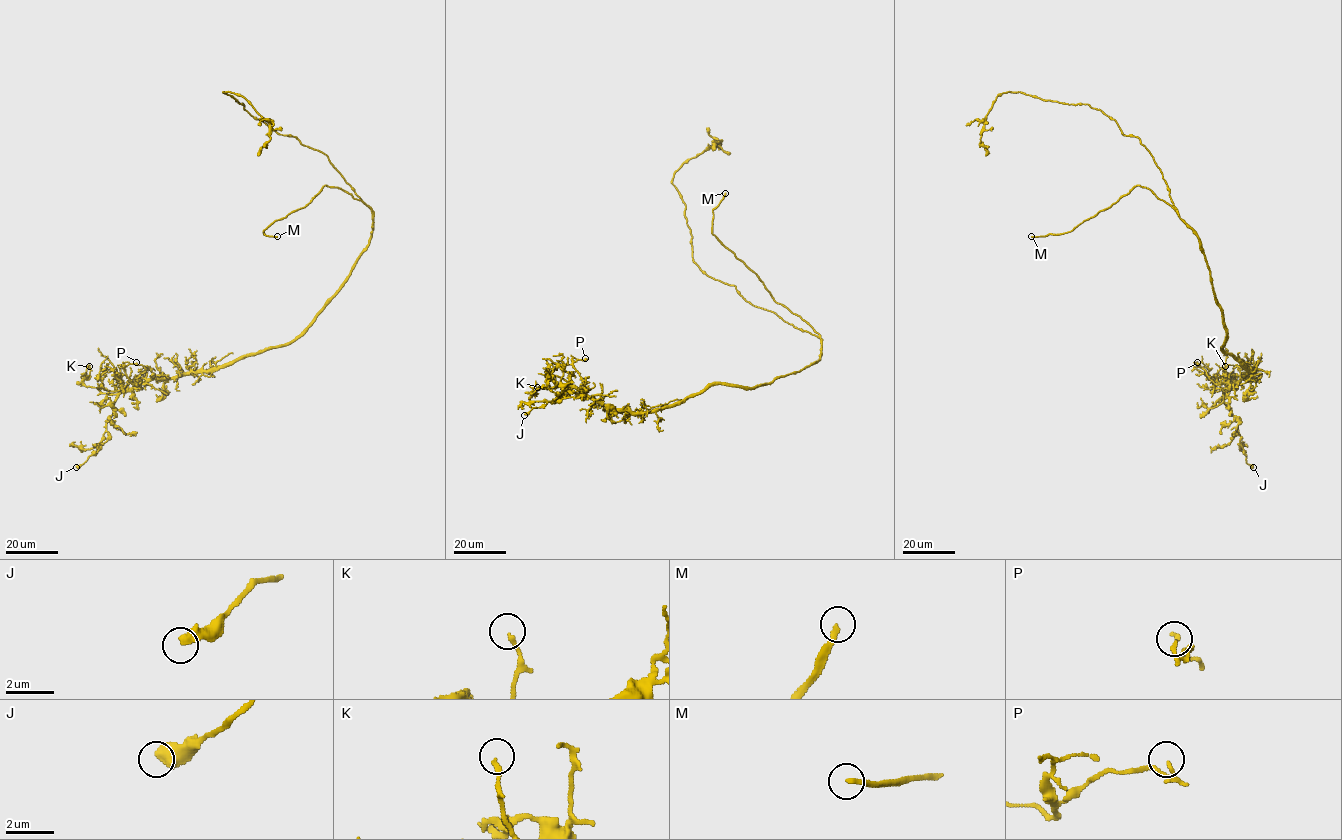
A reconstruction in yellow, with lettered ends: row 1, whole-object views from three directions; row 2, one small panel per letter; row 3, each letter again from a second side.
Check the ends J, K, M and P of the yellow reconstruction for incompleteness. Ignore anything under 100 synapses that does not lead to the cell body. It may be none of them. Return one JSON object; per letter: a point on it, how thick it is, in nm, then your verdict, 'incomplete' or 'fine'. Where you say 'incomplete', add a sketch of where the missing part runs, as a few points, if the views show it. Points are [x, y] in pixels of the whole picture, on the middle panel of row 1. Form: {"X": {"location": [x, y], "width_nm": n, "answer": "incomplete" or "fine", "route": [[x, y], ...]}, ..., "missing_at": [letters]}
{"J": {"location": [524, 415], "width_nm": 550, "answer": "fine"}, "K": {"location": [537, 387], "width_nm": 190, "answer": "fine"}, "M": {"location": [725, 193], "width_nm": 200, "answer": "incomplete", "route": [[725, 193], [733, 169], [750, 151], [761, 144], [780, 140], [795, 129], [802, 132]]}, "P": {"location": [585, 358], "width_nm": 110, "answer": "fine"}, "missing_at": ["M"]}

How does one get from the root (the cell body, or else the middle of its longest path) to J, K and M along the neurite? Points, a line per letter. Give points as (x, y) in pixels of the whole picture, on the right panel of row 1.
J: (1200, 241), (1222, 312), (1222, 348), (1251, 373), (1223, 399), (1238, 420), (1240, 444), (1253, 467)
K: (1200, 241), (1215, 299), (1222, 312), (1226, 331), (1222, 348), (1251, 373), (1223, 394), (1232, 382), (1225, 366)
M: (1200, 241), (1171, 206), (1139, 185), (1071, 231), (1031, 236)

